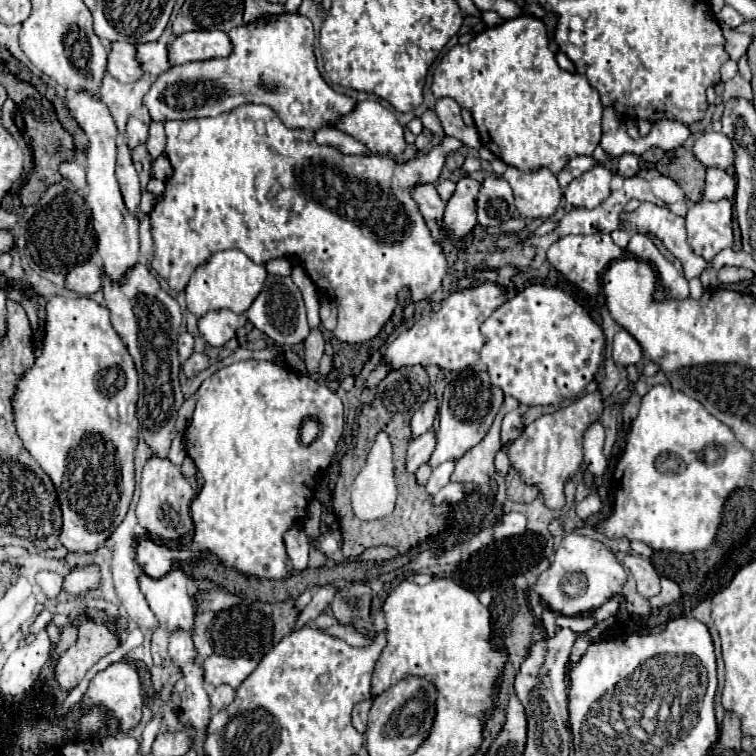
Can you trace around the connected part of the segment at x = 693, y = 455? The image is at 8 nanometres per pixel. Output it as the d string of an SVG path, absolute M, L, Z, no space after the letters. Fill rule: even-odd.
M657 384L643 396L639 414L625 436L623 456L613 472L615 506L609 518L599 524L599 530L609 538L641 540L653 550L707 550L715 540L727 496L737 488L749 486L753 472L753 452L735 438L729 426L711 416L695 398L673 390L669 384Z

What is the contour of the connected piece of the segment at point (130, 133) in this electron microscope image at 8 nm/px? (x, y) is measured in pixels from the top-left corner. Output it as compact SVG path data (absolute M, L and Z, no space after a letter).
M131 118L127 122L127 146L133 150L137 148L139 144L145 144L147 142L147 124L137 120L137 118Z

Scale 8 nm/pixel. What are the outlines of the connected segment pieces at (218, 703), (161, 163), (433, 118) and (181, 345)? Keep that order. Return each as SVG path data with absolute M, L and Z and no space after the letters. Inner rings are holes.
M217 686L211 690L211 708L213 712L219 712L223 708L227 708L235 698L235 690L231 686Z
M163 154L163 160L157 158L151 166L151 172L153 172L153 178L159 178L159 180L167 180L171 174L173 174L173 166L169 162L169 158Z
M427 110L423 116L421 116L421 122L425 126L425 130L429 130L431 134L437 134L437 136L445 136L443 134L443 128L441 128L441 122L437 118L437 114L433 110Z
M189 332L179 334L177 348L179 348L179 360L181 360L181 362L185 362L185 360L193 354L193 336L191 336Z

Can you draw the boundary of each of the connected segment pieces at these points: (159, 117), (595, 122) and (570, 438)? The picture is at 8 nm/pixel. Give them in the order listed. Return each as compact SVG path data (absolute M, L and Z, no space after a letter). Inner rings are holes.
M263 16L251 24L231 30L229 36L233 42L231 56L187 62L157 76L143 98L143 106L149 110L153 122L217 116L233 110L235 106L255 102L271 106L285 126L319 130L355 106L353 98L337 94L321 78L313 54L313 24L307 16ZM295 102L301 102L299 114L291 112L291 104Z
M521 14L502 25L485 28L466 45L457 44L441 58L433 74L431 86L435 98L449 96L461 108L473 114L475 128L487 146L505 164L523 172L549 168L559 174L563 166L575 156L589 156L601 140L601 112L603 104L599 92L589 88L589 82L579 72L563 72L549 50L545 24L530 14Z
M601 392L585 394L571 404L559 408L557 412L545 414L539 420L523 428L521 436L507 446L507 456L511 466L517 470L519 478L525 484L537 486L539 494L545 500L545 506L551 510L561 510L565 506L565 482L579 472L583 462L583 432L589 424L599 420L603 414L603 396Z

